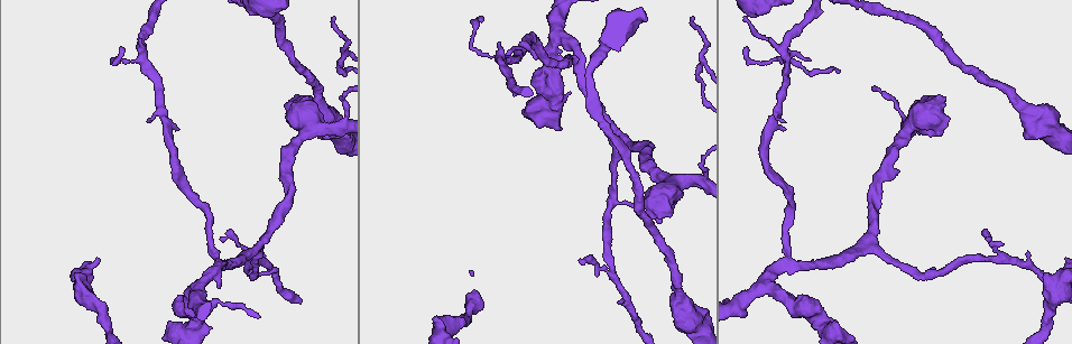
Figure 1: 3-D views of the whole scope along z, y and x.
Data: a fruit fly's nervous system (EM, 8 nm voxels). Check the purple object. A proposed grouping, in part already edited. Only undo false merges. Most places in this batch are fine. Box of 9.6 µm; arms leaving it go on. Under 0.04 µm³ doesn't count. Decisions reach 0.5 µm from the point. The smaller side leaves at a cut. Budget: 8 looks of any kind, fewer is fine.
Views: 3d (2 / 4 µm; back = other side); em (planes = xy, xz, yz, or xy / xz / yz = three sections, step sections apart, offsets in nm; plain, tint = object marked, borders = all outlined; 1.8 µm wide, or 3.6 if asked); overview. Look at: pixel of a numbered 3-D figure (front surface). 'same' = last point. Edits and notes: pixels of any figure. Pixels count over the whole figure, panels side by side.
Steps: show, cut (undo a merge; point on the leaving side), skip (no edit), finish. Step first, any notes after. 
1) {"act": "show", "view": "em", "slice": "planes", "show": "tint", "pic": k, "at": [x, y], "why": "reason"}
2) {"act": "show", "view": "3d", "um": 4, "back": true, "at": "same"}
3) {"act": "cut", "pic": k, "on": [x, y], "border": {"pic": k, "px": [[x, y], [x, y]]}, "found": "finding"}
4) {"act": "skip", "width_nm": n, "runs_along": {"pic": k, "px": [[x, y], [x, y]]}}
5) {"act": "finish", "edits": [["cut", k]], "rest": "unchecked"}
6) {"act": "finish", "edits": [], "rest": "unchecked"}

{"act": "show", "view": "em", "slice": "planes", "show": "tint", "pic": 1, "at": [677, 302], "why": "thick turns thin"}

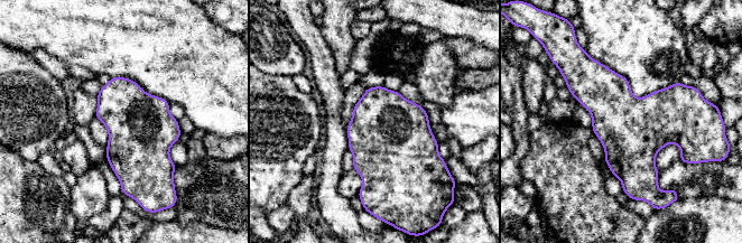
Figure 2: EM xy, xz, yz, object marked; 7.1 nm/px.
{"act": "skip", "found": "one cell here"}

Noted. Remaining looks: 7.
{"act": "show", "view": "3d", "um": 2, "pic": 1, "at": [861, 243], "why": "sharp bend"}

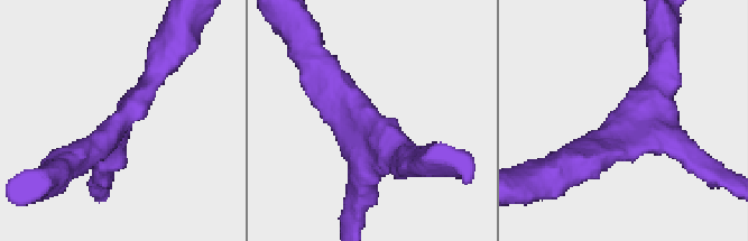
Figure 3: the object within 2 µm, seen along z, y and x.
{"act": "show", "view": "em", "slice": "xy", "step": 8, "show": "tint", "pic": 3, "at": [632, 113], "arms": 3, "arm_widths_nm": [200, 260, 260], "why": "now the EM"}

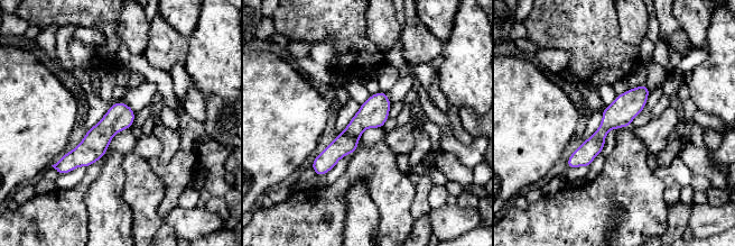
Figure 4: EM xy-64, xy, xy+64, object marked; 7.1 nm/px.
{"act": "skip", "runs_along": {"pic": 4, "px": [[643, 88], [598, 137], [569, 163]]}, "found": "all the same cell"}

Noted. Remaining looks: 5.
{"act": "show", "view": "em", "slice": "yz", "step": 16, "show": "tint", "pic": 1, "at": [204, 282], "why": "three arms meet"}

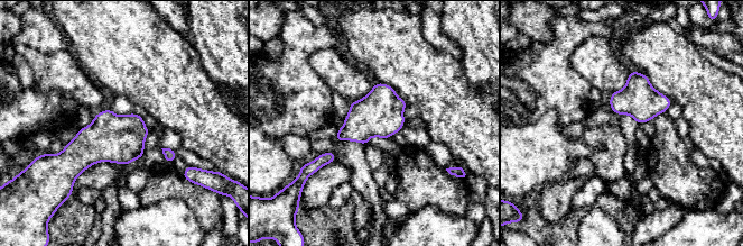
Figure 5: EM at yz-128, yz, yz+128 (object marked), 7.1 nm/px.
{"act": "show", "view": "em", "slice": "xz", "step": 4, "show": "tint", "at": "same"}

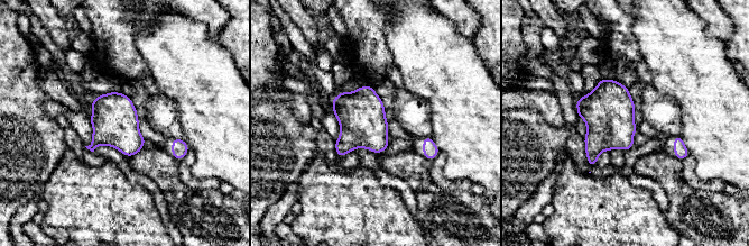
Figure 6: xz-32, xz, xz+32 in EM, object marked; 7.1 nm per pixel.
{"act": "skip", "found": "one cell here"}

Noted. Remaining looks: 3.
{"act": "finish", "edits": [], "rest": "unchecked"}

